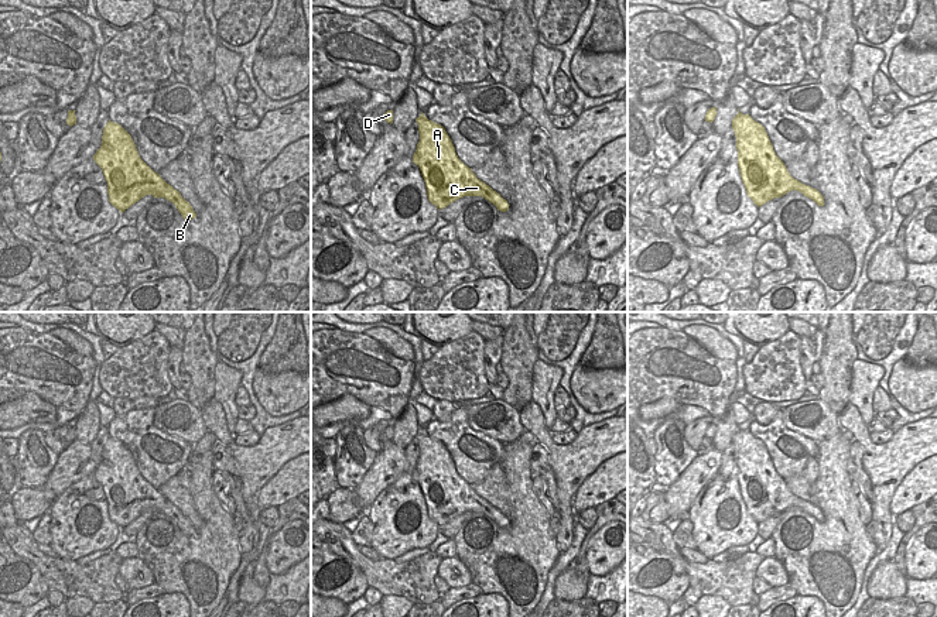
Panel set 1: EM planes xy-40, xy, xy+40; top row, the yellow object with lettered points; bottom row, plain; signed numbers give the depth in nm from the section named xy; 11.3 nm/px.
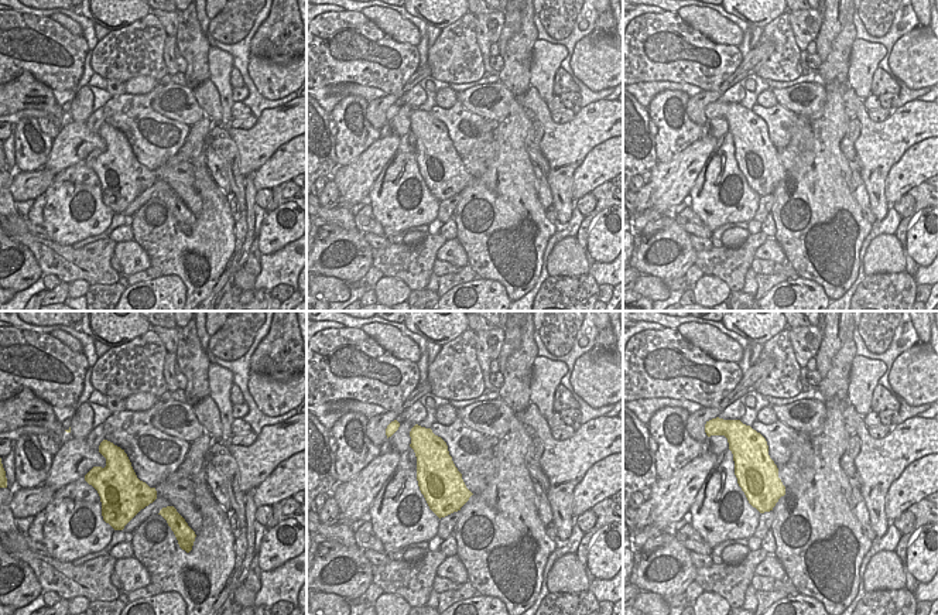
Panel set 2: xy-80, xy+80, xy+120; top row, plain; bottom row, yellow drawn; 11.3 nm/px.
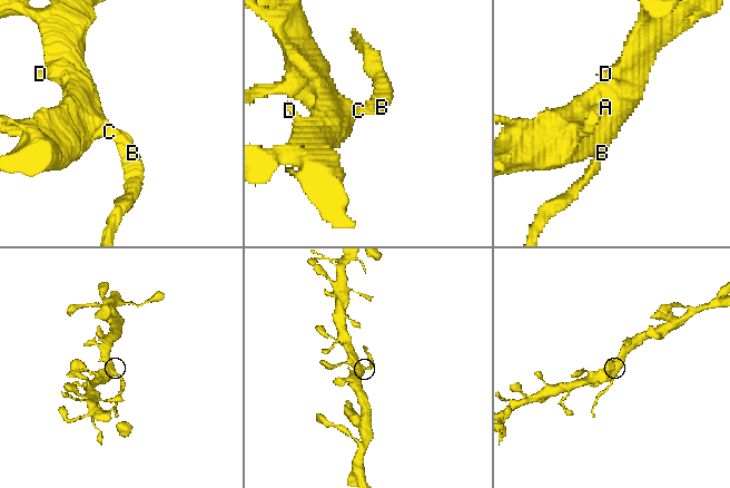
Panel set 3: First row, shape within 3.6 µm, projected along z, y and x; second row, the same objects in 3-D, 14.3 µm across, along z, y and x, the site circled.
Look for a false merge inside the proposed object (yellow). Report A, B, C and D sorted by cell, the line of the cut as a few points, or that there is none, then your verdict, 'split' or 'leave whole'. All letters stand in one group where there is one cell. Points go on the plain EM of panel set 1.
A C D / B | xy (485, 506), (496, 510) | split

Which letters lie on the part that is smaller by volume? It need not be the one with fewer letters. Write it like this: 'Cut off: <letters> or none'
Cut off: B

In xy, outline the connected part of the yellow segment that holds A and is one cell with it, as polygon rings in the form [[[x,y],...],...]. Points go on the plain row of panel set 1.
[[[424,429],[416,435],[418,441],[420,457],[413,472],[413,479],[420,484],[425,498],[428,517],[440,527],[464,513],[482,513],[486,515],[486,507],[493,507],[489,501],[476,494],[456,472],[455,463],[441,441],[428,436]]]

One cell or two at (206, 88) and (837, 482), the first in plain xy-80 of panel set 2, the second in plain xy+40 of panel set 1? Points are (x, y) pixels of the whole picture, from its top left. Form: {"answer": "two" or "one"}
{"answer": "two"}

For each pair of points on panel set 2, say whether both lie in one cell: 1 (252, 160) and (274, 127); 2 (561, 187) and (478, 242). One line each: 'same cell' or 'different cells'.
1: same cell
2: different cells

